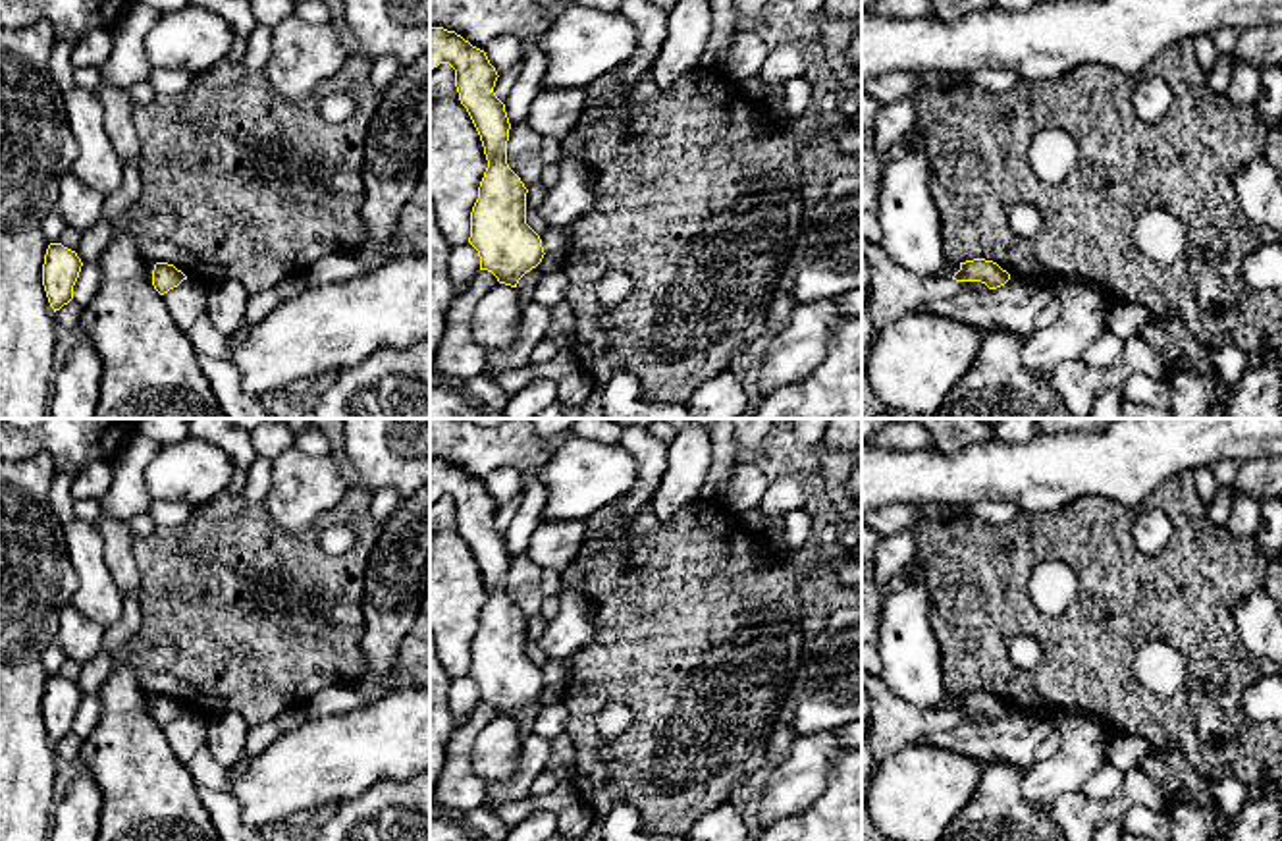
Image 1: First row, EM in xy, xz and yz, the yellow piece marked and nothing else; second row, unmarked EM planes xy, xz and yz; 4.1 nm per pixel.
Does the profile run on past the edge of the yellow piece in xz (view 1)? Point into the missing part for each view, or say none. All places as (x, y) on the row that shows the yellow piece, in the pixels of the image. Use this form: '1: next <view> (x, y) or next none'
1: next none

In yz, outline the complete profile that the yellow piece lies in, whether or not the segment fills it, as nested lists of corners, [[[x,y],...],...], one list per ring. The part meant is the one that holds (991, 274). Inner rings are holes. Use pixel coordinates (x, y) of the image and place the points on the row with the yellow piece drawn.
[[[974,258],[960,262],[960,270],[952,276],[956,282],[981,282],[989,289],[997,289],[1010,280],[1010,274],[997,262],[985,258]]]

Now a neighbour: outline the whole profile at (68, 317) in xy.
[[[71,299],[67,305],[64,305],[60,311],[54,312],[58,328],[79,330],[83,311],[85,309]]]

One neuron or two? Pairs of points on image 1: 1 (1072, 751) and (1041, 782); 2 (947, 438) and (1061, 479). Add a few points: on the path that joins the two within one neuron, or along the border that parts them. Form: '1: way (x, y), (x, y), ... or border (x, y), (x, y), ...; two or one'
1: way (1065, 759), (1049, 774); one
2: border (991, 438), (955, 452), (934, 448); two

